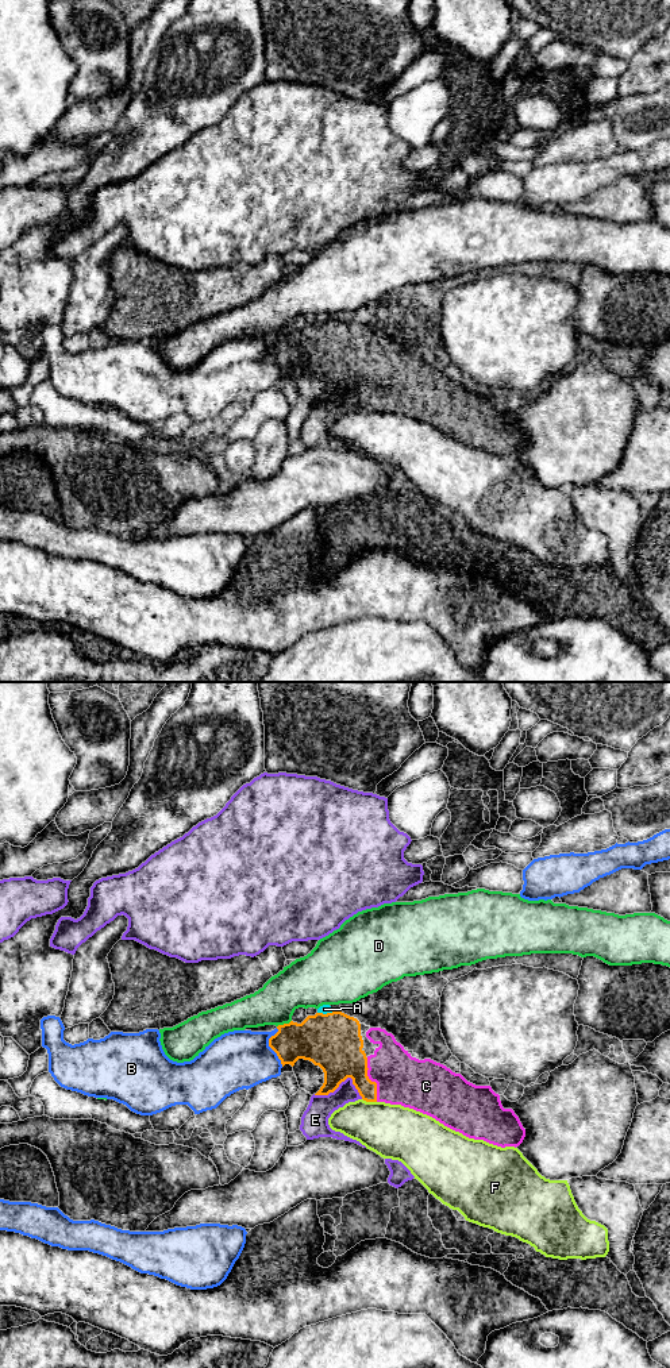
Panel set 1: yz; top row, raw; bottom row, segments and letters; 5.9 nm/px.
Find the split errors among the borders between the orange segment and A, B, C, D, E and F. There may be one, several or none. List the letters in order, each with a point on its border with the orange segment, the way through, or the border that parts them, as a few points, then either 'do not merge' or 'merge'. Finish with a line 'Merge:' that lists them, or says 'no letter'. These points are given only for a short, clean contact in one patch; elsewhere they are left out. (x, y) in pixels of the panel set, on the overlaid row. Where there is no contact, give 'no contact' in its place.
A: contact yz (324, 1014); border yz (332, 1010), (318, 1013); do not merge
B: contact yz (269, 1045); do not merge
C: contact yz (370, 1081); merge
D: contact yz (284, 1024); border yz (291, 1020), (277, 1027); do not merge
E: contact yz (342, 1081); do not merge
F: contact yz (369, 1101); do not merge
Merge: C

